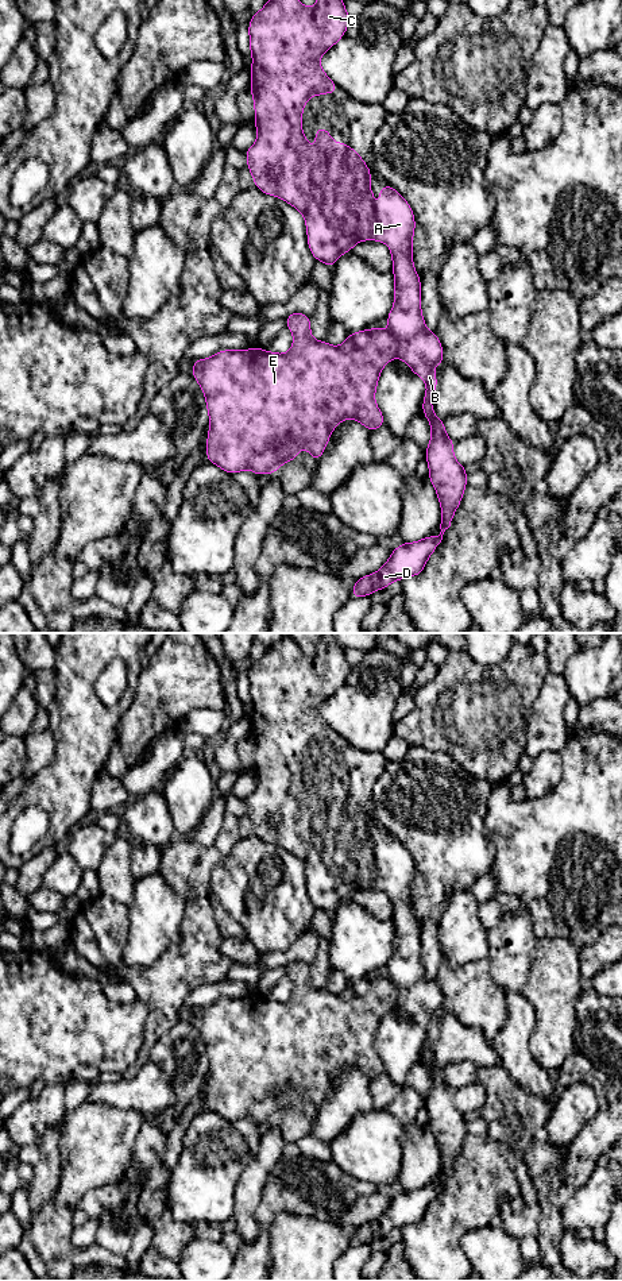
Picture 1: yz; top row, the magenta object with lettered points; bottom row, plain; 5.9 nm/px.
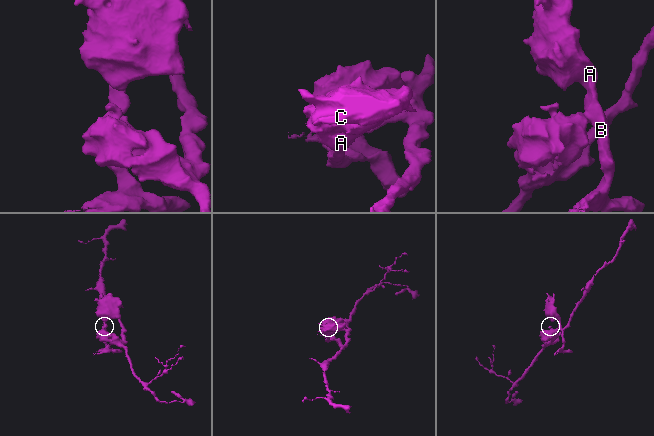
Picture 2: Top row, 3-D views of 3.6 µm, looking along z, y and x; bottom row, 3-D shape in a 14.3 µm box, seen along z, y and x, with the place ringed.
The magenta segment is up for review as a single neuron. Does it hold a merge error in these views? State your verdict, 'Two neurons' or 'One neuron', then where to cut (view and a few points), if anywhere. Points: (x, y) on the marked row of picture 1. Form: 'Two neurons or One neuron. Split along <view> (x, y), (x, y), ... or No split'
Two neurons. Split along yz (389, 332), (398, 346), (398, 355)

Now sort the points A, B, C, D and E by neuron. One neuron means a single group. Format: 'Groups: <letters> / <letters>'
Groups: A B C D / E

